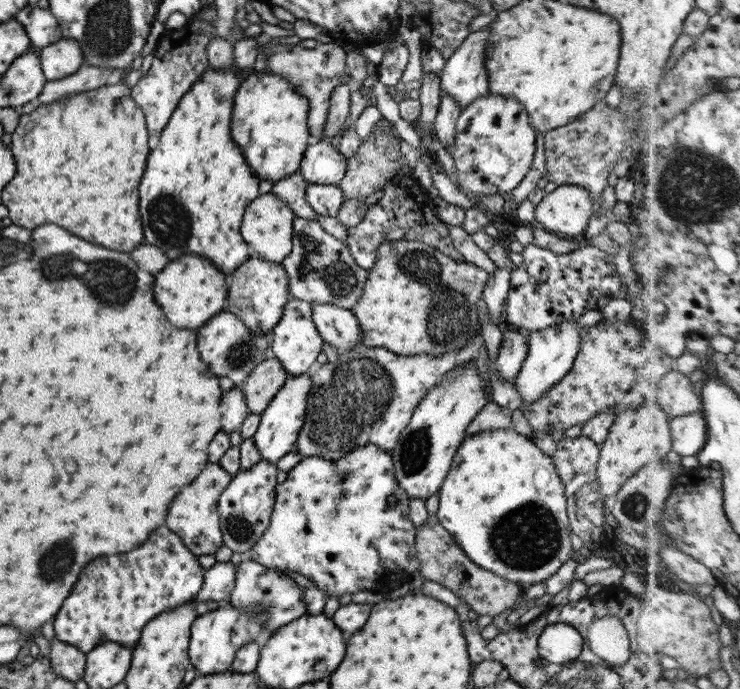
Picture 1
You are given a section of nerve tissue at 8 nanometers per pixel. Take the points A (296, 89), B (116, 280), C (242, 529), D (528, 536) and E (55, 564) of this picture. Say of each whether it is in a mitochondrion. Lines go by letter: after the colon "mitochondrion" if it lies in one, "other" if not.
A: other
B: mitochondrion
C: mitochondrion
D: mitochondrion
E: mitochondrion

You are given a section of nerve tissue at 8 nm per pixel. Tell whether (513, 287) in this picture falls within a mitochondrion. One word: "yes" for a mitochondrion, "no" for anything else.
no

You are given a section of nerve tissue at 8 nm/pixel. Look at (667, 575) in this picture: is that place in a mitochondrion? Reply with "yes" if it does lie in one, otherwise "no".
yes

